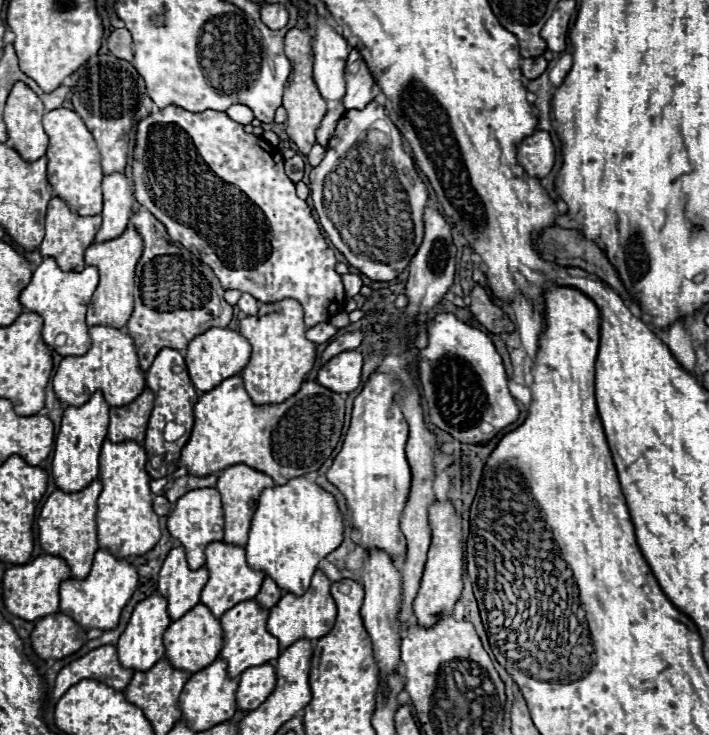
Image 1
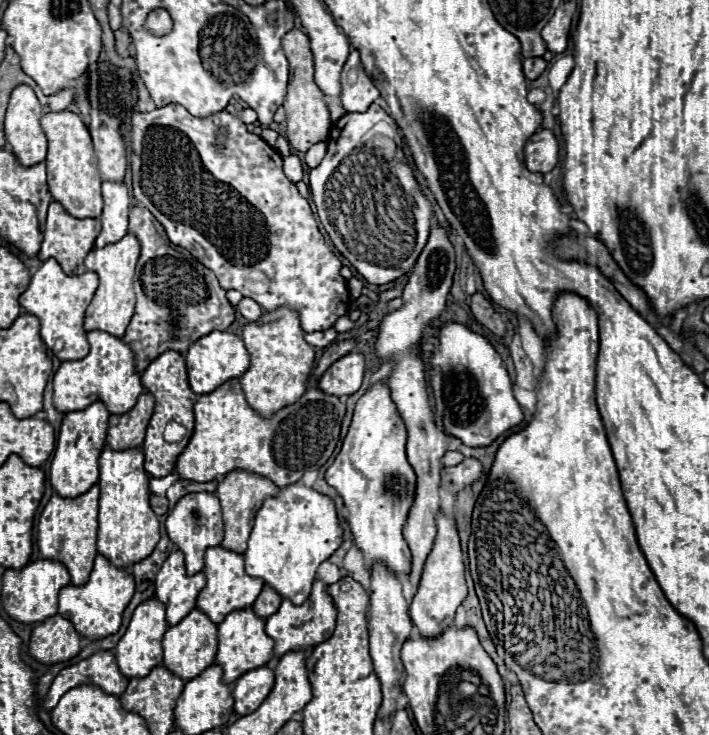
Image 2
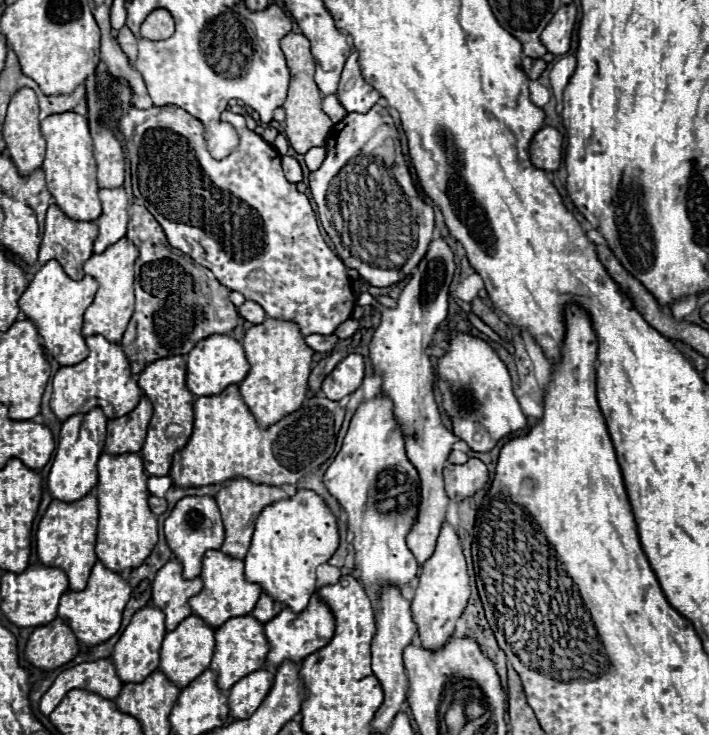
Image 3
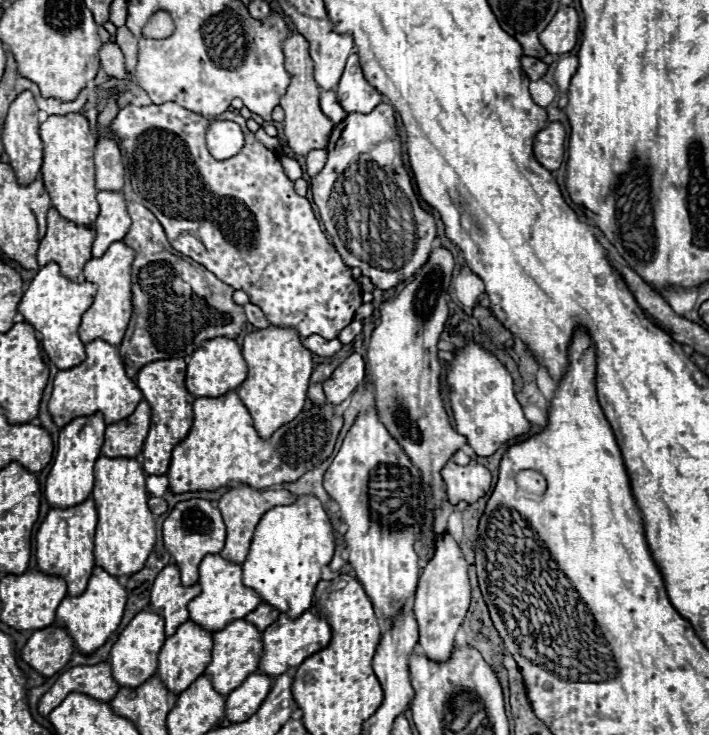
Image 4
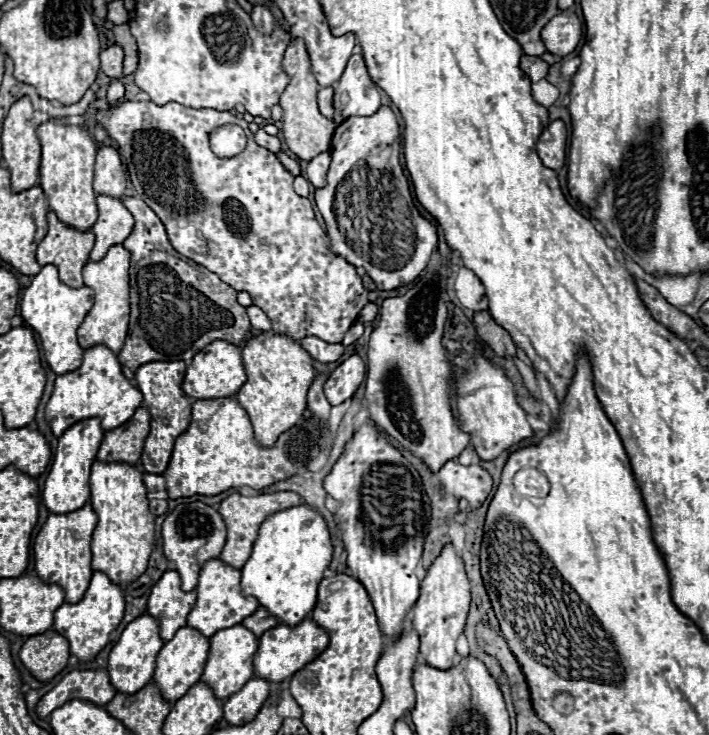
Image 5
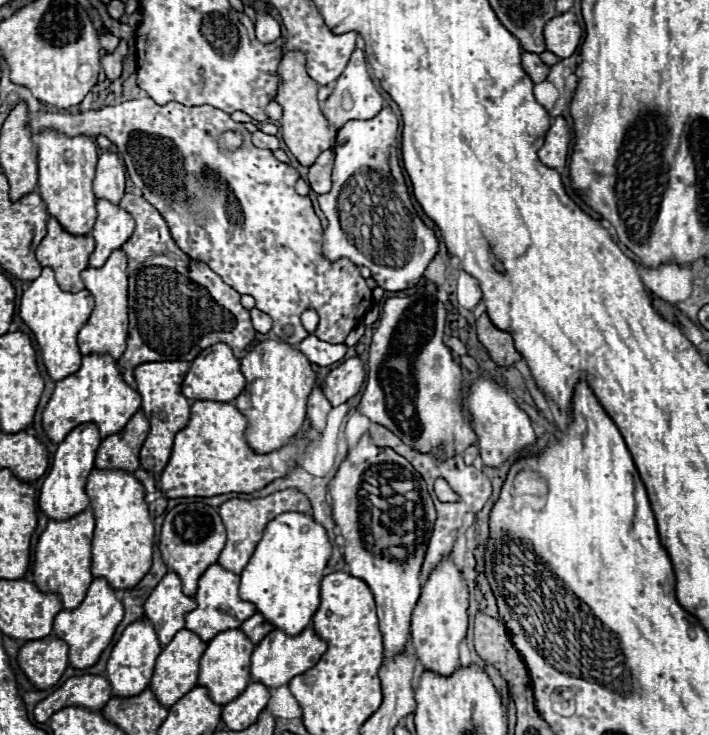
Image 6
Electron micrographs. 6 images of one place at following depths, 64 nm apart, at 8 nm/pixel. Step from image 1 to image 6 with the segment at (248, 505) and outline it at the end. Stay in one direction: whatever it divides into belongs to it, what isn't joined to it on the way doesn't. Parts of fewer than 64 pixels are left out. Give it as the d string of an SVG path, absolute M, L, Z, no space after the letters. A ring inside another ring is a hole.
M280 490L280 492L274 492L270 496L264 496L264 498L252 498L252 500L242 500L242 498L232 498L232 500L226 500L224 504L220 504L218 512L224 520L224 526L226 526L226 532L228 532L228 542L218 558L218 564L224 566L226 570L232 570L234 574L240 574L244 570L244 566L248 564L254 548L256 548L256 542L262 538L262 532L264 532L264 526L276 518L278 514L282 512L306 512L306 514L312 514L312 508L310 508L310 502L308 498L298 492L298 490Z

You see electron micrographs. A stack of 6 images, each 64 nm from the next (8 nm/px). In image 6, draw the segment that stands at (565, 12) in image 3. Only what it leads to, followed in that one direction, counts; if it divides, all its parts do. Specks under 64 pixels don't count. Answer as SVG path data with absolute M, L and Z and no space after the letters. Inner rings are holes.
M564 12L556 18L552 18L544 26L544 40L546 40L546 50L560 58L568 58L576 52L578 42L582 36L582 28L578 26L576 14Z

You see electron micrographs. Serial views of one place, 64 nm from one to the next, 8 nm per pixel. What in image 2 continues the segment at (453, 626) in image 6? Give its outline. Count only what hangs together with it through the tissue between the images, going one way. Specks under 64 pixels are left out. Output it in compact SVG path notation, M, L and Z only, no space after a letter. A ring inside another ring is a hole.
M444 512L436 514L436 540L434 548L428 554L422 580L418 586L418 592L410 604L410 618L418 626L420 634L424 636L436 636L444 626L450 626L454 622L456 608L464 602L468 590L466 590L466 578L464 578L464 556L460 548L460 538L454 520L450 520Z

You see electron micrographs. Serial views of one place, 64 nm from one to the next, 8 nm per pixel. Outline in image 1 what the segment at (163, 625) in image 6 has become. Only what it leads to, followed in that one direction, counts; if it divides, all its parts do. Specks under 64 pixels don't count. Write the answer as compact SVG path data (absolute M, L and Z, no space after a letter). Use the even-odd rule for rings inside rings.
M182 546L168 552L158 578L158 594L168 600L168 614L172 620L182 618L200 602L200 592L206 582L206 566L190 570Z

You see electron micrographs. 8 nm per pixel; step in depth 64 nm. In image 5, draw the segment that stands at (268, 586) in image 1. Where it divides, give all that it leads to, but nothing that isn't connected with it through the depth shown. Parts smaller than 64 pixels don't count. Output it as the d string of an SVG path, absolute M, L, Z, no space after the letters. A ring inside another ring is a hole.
M258 608L256 610L256 614L252 614L252 616L248 616L248 618L244 618L244 622L242 622L248 630L252 630L258 638L266 632L266 630L270 630L270 628L274 628L276 624L278 624L278 618L276 616L272 616L268 610L264 610L264 608Z

